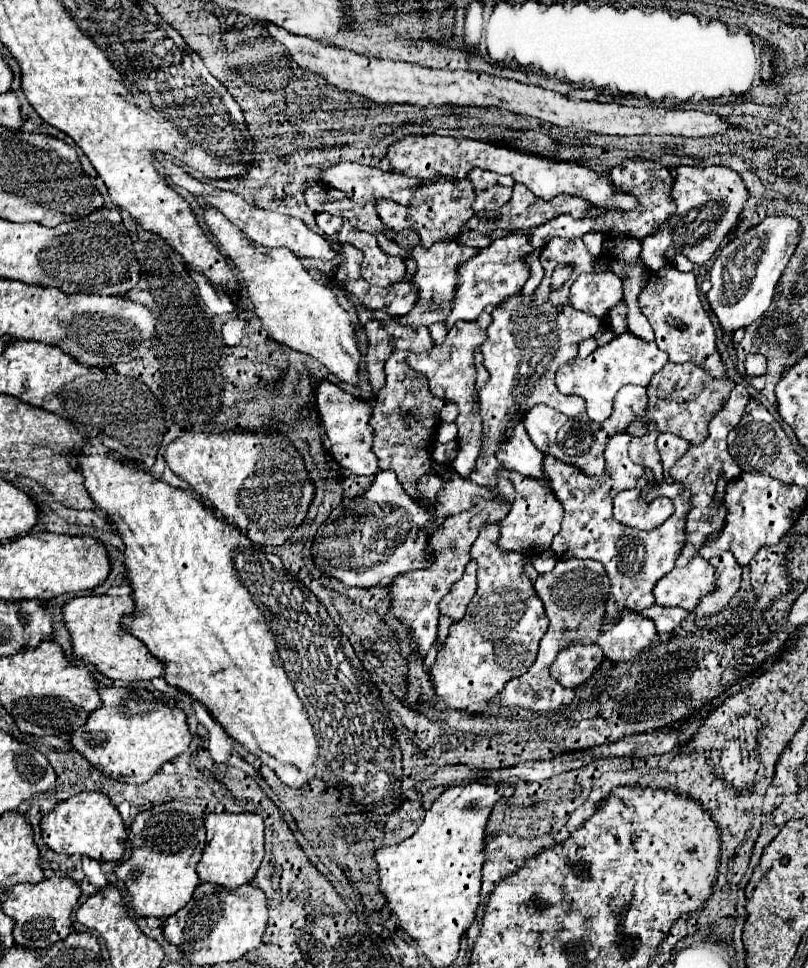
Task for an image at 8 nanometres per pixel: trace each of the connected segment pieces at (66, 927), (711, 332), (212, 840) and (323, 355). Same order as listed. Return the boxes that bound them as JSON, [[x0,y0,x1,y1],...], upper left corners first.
[[3,873,81,951],[639,265,727,377],[197,813,263,887],[203,205,361,383]]

